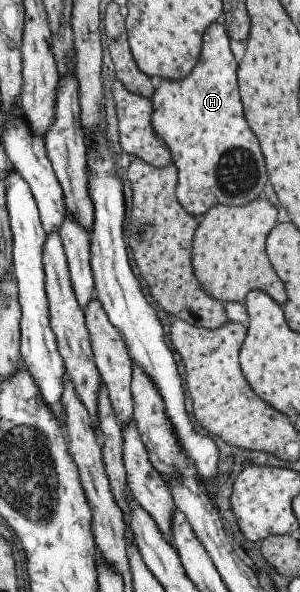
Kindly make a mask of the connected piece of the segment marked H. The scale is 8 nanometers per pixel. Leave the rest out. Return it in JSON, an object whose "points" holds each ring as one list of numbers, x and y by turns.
{"points":[[213,22,206,28,202,36,201,51,196,66,178,81,160,80,159,87,152,93,151,125,154,132,164,141,171,156,171,162,176,167,177,183,175,197,178,204,194,218,199,219,202,214,214,205,224,207,243,207,246,202,258,198,266,184,266,168,258,148,254,134,250,132,242,104,238,98,236,86,236,62,228,48,228,38,224,26]]}

